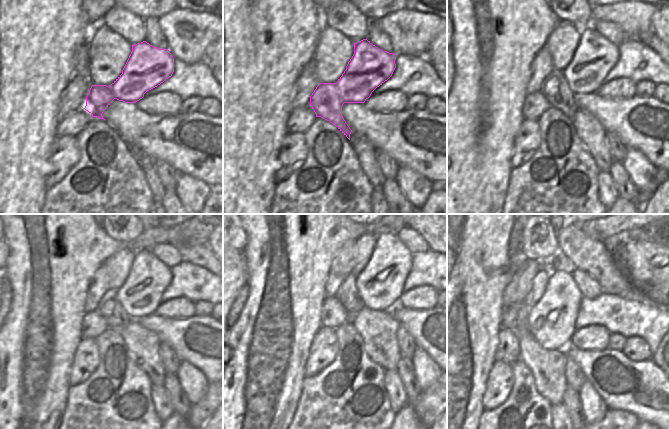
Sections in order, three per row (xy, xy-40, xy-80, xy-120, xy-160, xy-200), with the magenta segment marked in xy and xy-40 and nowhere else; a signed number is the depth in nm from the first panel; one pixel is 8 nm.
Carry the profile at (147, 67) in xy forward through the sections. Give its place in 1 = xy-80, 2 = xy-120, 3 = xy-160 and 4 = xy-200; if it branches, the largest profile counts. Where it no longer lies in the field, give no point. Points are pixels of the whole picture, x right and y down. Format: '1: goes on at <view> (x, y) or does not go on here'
1: goes on at xy-80 (595, 56)
2: goes on at xy-120 (148, 278)
3: goes on at xy-160 (356, 294)
4: goes on at xy-200 (562, 296)

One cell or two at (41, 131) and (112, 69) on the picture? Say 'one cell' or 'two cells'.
two cells

